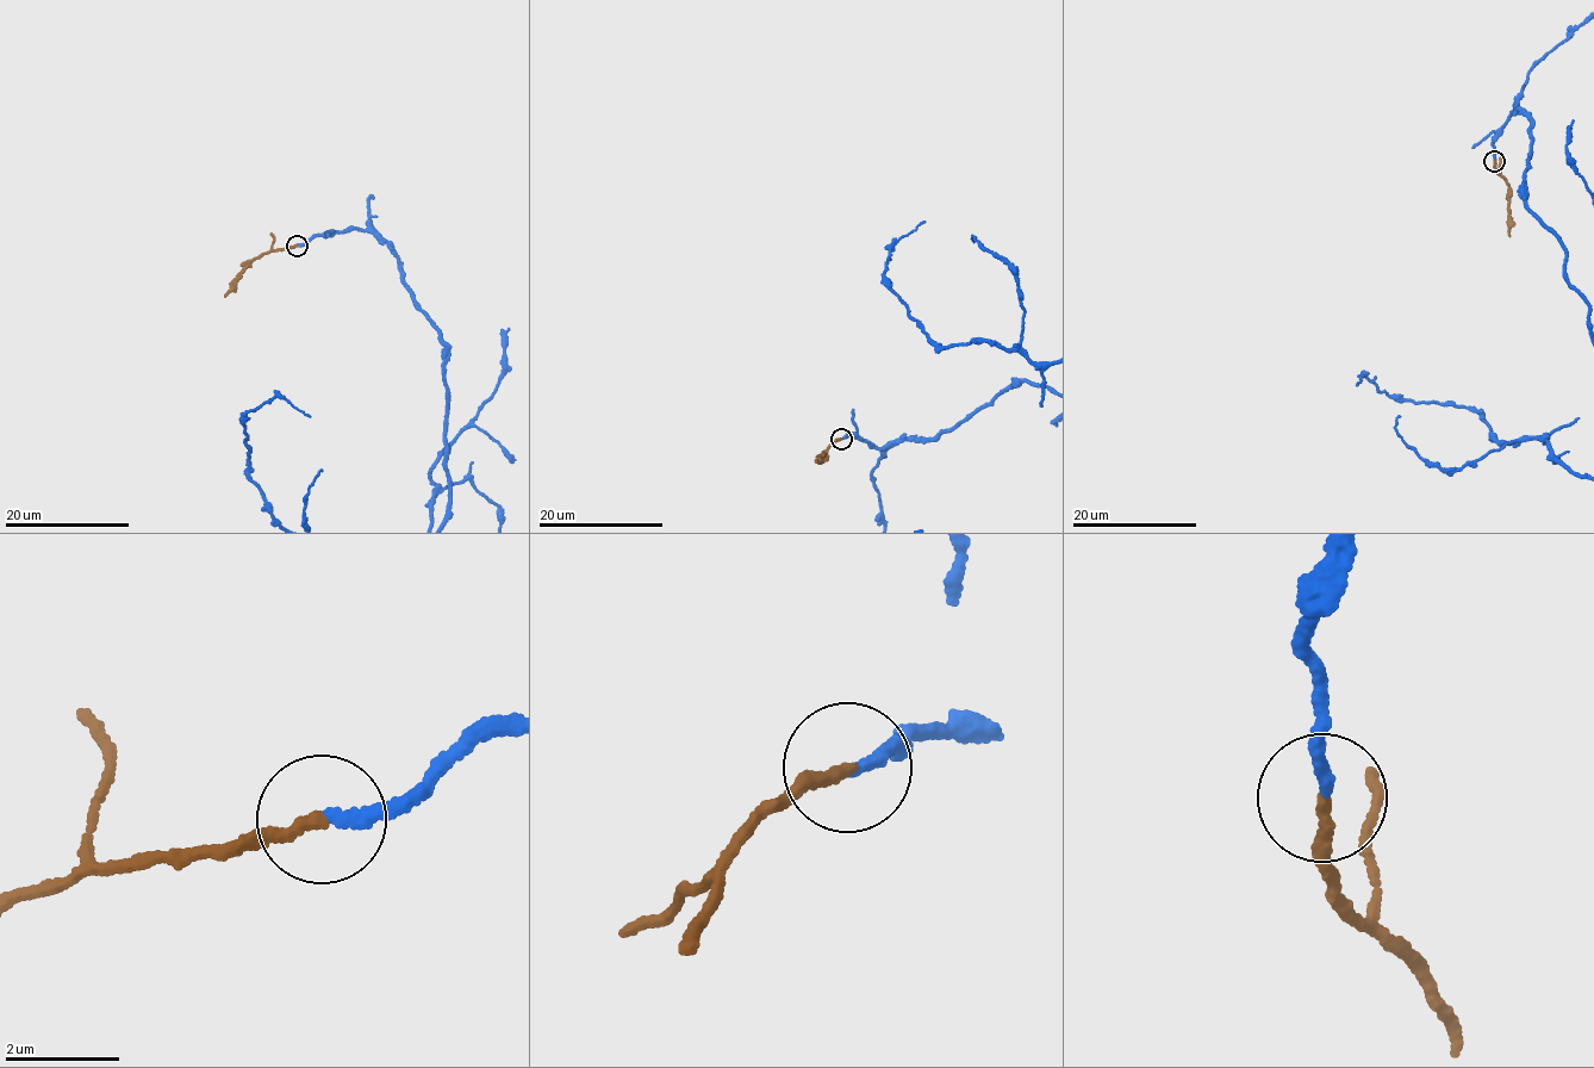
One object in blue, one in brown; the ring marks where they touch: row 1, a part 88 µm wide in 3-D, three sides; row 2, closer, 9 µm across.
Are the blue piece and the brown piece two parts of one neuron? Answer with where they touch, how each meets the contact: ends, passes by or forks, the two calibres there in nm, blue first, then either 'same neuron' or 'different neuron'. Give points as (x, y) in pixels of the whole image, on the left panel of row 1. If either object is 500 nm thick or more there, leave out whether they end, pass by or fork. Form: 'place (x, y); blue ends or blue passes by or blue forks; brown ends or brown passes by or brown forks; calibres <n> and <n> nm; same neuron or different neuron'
place (297, 246); blue ends; brown ends; calibres 240 and 200 nm; same neuron

